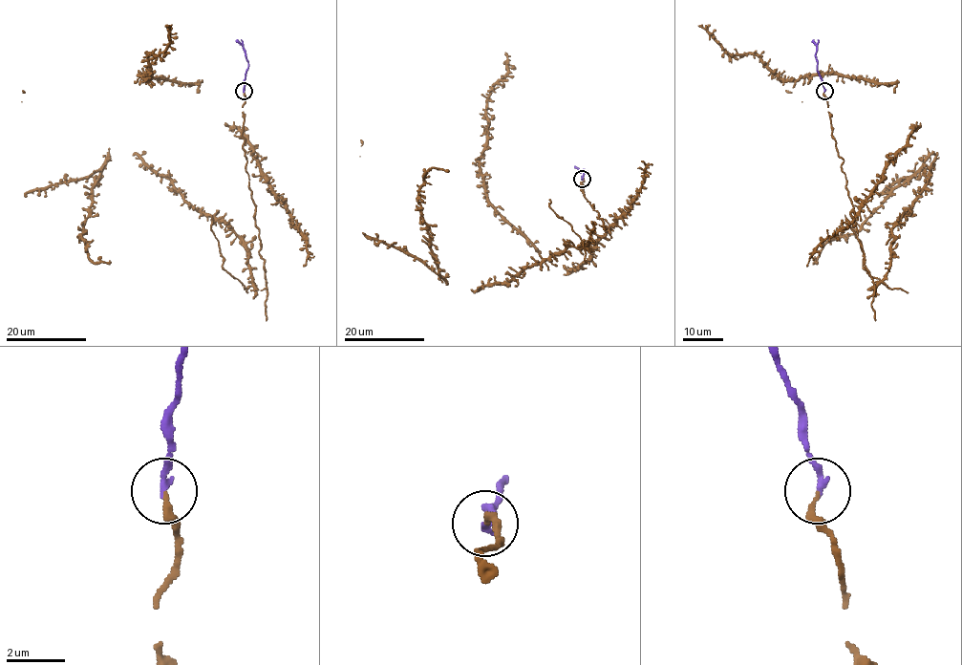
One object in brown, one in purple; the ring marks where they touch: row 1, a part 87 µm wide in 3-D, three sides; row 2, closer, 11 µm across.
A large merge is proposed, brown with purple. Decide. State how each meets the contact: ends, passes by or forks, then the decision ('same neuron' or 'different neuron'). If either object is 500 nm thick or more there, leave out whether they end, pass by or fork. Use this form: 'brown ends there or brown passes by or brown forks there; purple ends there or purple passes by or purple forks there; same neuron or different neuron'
brown ends there; purple ends there; same neuron

